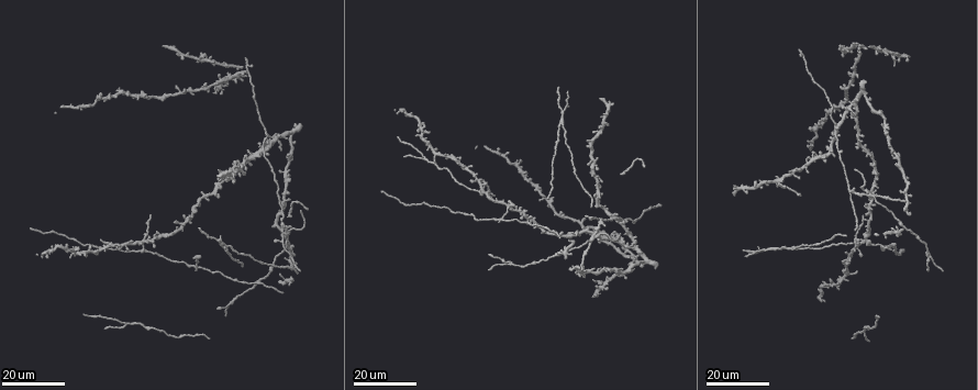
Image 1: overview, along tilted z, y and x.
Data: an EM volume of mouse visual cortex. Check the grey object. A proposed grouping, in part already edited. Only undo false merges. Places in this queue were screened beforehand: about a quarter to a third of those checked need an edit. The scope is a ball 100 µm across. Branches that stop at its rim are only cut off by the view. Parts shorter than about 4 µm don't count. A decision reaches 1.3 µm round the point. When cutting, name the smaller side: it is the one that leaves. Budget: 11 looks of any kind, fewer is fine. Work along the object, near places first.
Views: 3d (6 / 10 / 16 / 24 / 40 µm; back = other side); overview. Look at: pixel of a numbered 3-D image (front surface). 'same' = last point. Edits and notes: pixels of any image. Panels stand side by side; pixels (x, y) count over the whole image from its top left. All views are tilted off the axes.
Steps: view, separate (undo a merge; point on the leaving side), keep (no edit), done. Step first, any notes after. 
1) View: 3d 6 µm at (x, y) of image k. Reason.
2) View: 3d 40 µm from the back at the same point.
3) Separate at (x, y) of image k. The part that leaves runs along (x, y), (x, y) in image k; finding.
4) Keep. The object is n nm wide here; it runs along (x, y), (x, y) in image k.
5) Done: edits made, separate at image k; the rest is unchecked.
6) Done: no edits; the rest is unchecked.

View: 3d 16 µm at (635, 158) of image 1. Thick turns thin.

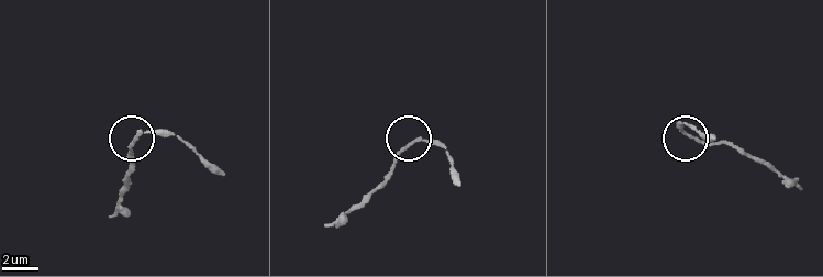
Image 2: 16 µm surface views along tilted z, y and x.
View: 3d 10 µm at (686, 132) of image 2.

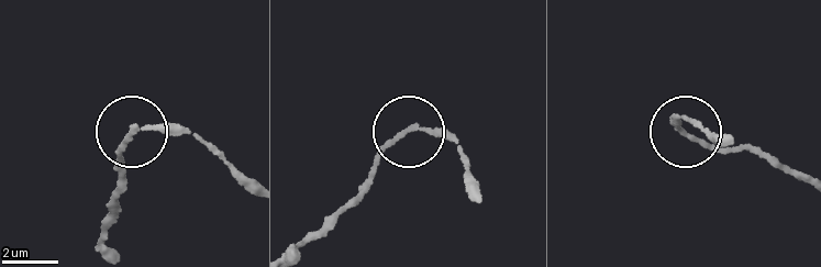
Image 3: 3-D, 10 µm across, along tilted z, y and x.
View: 3d 10 µm from the back at (408, 128) of image 3.

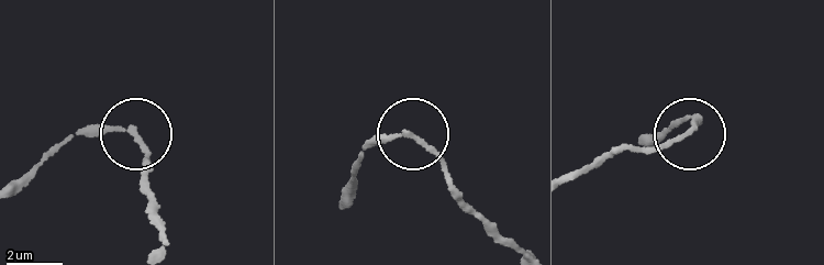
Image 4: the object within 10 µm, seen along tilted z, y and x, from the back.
Separate at (145, 155) of image 4. The part that leaves runs along (411, 137), (437, 162), (452, 197), (525, 253) in image 4; two neurons meet here.

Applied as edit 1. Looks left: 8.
View: 3d 24 µm at (284, 223) of image 1. A fork.

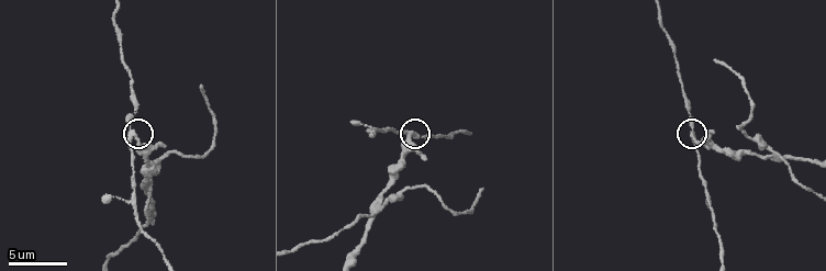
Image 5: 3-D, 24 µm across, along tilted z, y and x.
View: 3d 6 µm at (134, 140) of image 5.

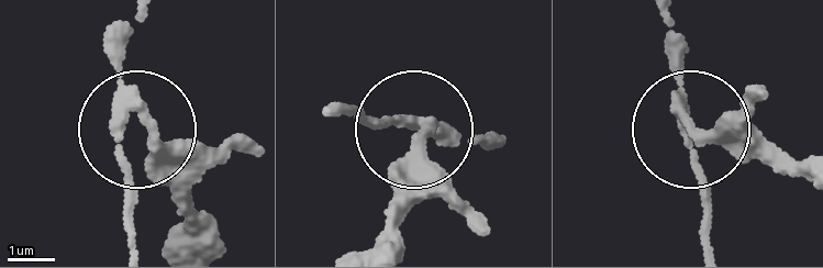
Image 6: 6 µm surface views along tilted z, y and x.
Separate at (166, 148) of image 6. 3 arms meet here; the part that leaves runs along (424, 130), (395, 243) in image 6; a second neuron is stuck on.

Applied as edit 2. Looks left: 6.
View: overview. See it whole again.

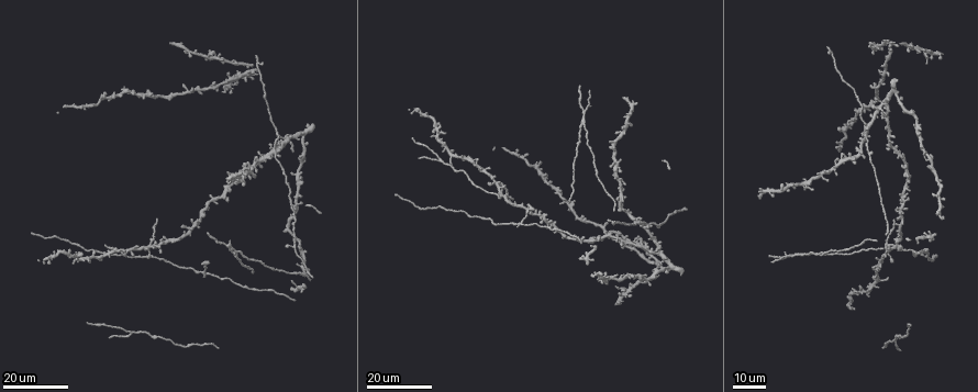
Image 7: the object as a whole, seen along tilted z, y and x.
View: 3d 16 µm at (864, 241) of image 1. Four arms meet.

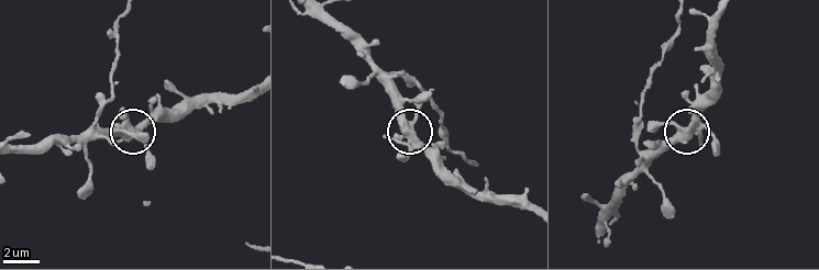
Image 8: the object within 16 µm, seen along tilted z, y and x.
View: 3d 10 µm at (411, 149) of image 8.

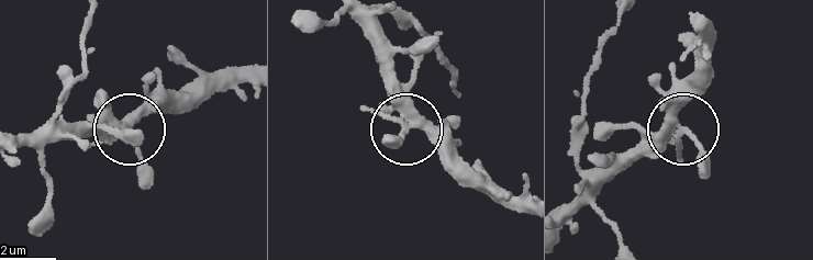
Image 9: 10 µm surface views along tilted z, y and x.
View: 3d 10 µm from the back at (403, 127) of image 9.

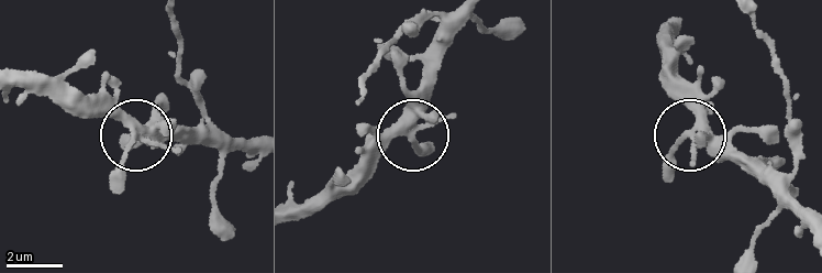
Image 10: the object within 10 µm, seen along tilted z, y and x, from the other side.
Keep. The object is 300 nm wide here; all the same neuron.

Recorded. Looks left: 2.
View: 3d 24 µm at (419, 136) of image 1. Four arms meet.

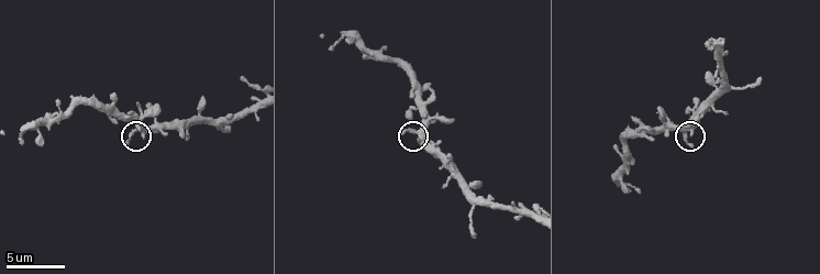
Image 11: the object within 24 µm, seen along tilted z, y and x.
View: 3d 6 µm at (417, 132) of image 11.

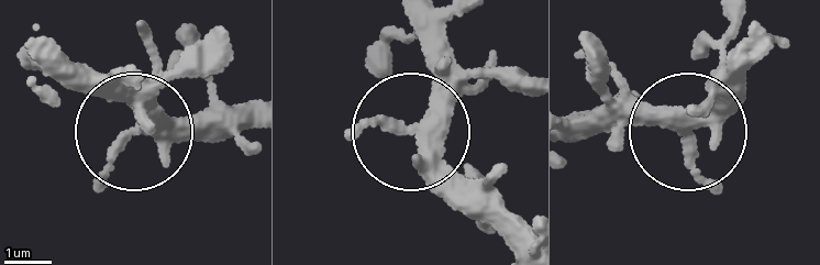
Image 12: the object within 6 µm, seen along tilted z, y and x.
Keep. It runs along (520, 238), (418, 134), (428, 11) in image 12; all the same neuron.

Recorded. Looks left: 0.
Done: edits made, separate at image 4, separate at image 6; the rest is unchecked.

